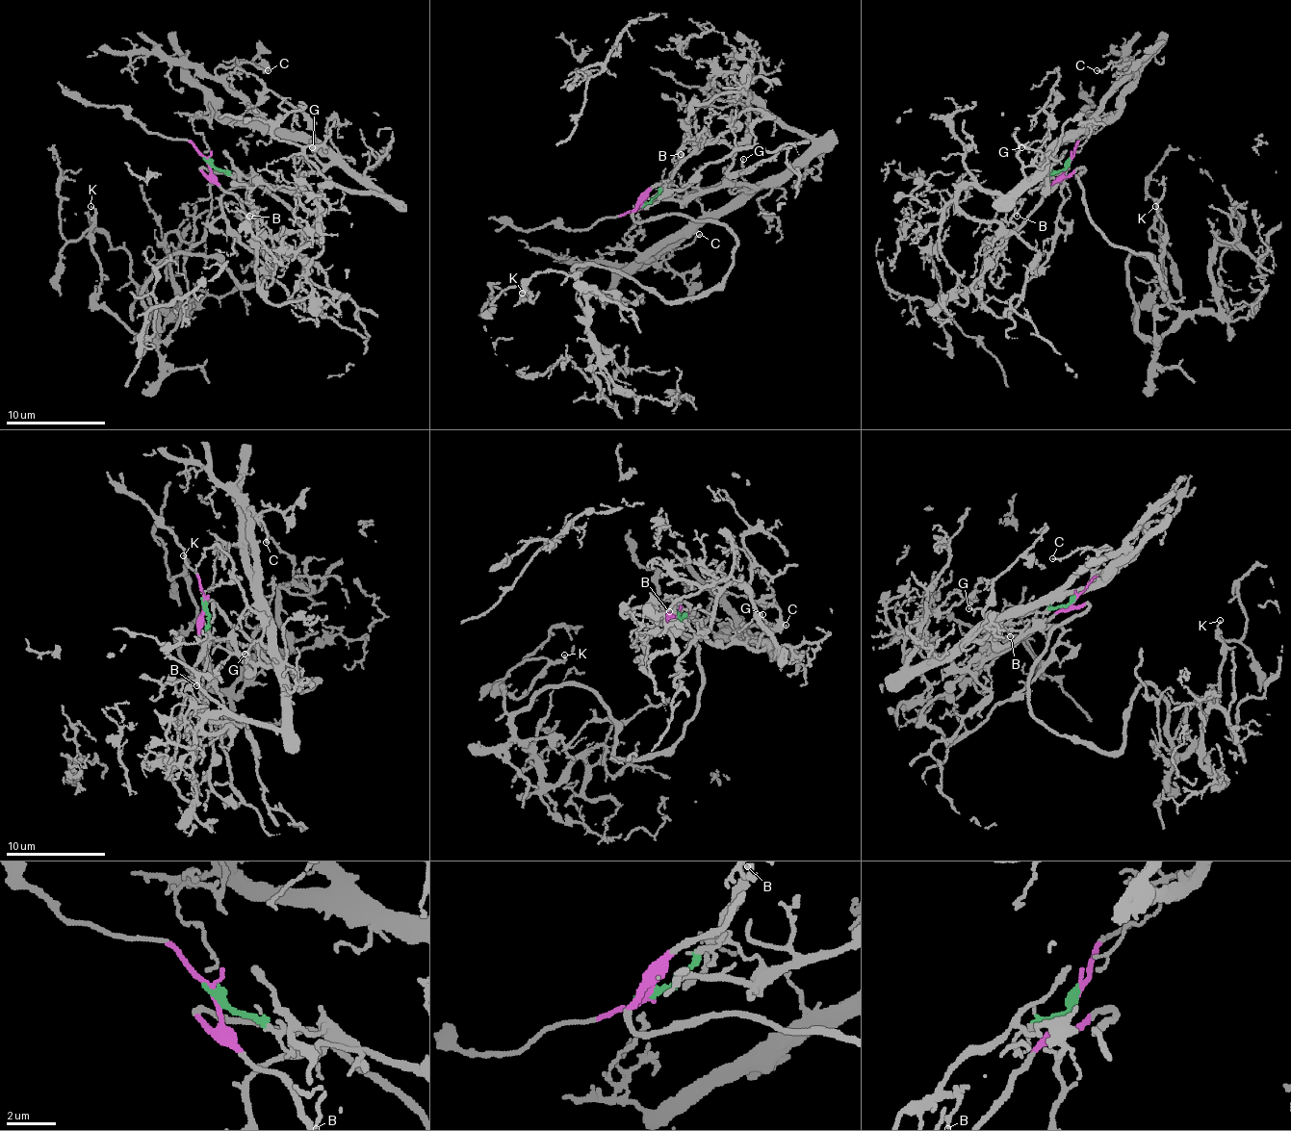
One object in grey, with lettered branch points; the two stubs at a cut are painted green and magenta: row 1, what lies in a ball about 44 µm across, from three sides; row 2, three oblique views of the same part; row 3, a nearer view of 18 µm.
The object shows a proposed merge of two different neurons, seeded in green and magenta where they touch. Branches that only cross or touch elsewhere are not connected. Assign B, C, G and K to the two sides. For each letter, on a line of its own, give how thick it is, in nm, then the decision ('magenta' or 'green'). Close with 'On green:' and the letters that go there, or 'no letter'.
B: calibre 140 nm; green
C: calibre 140 nm; green
G: calibre 150 nm; green
K: calibre 140 nm; magenta
On green: B, C, G

